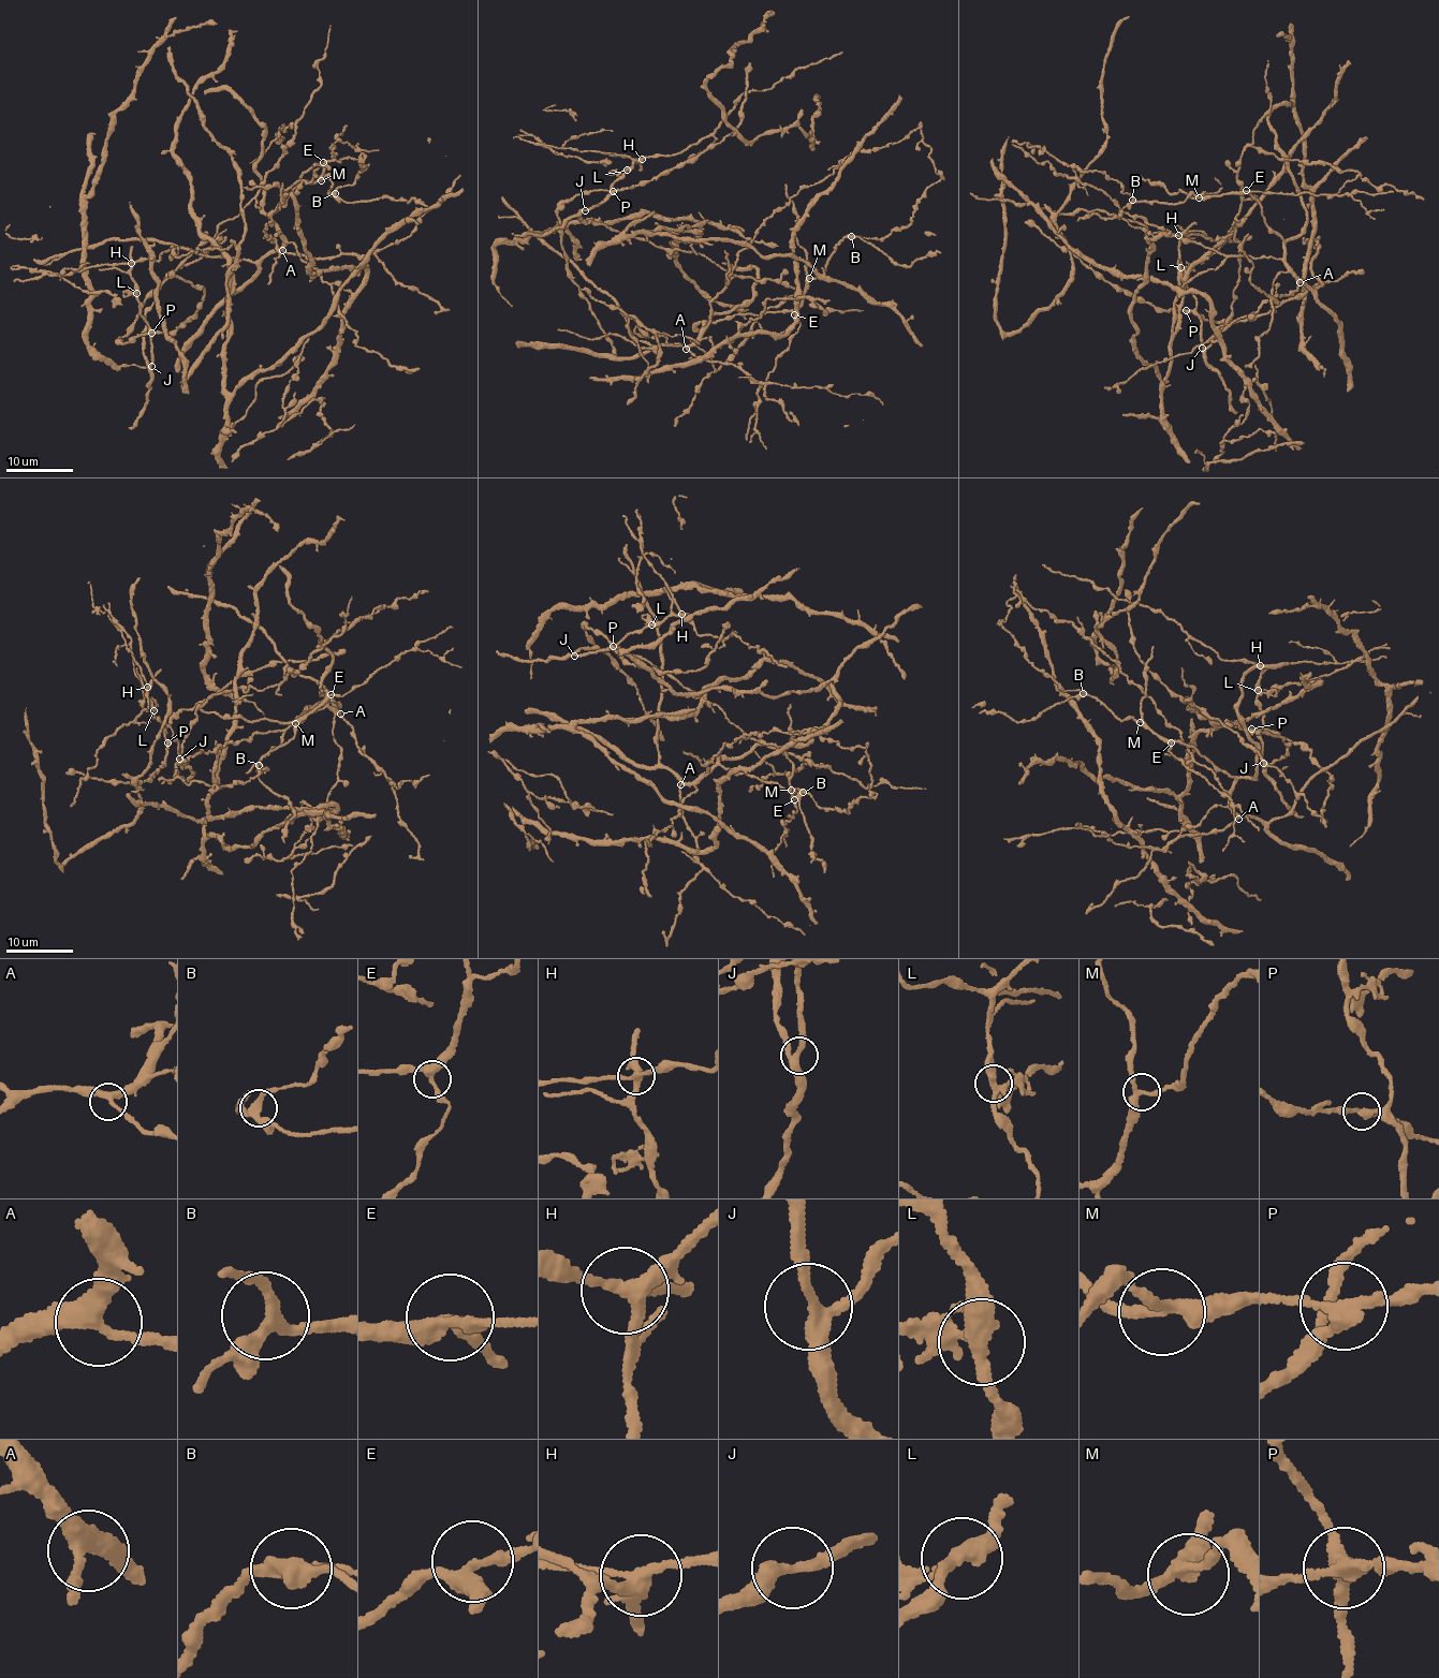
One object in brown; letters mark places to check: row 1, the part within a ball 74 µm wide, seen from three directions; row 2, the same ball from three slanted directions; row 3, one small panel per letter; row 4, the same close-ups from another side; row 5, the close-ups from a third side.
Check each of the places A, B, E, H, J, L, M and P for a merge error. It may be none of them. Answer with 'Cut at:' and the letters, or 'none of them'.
Cut at: H, P

